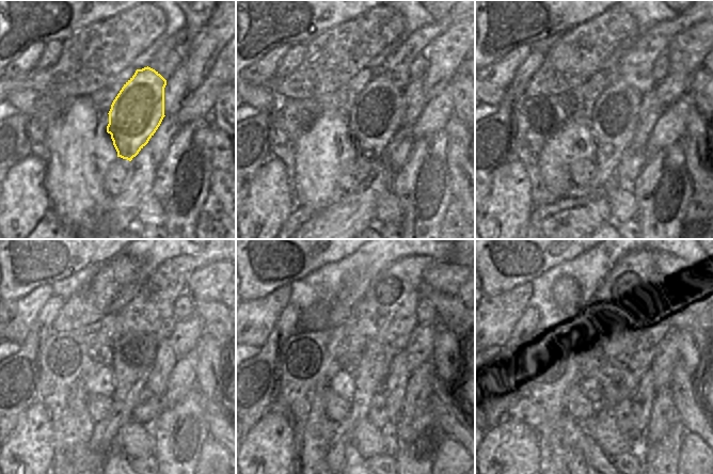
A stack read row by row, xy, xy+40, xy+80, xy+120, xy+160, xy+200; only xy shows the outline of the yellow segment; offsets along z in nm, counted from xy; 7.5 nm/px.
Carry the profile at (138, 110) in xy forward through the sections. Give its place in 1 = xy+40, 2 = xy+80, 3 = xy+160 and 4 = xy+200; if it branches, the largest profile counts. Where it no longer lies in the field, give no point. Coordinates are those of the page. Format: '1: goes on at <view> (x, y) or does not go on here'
1: goes on at xy+40 (376, 115)
2: goes on at xy+80 (615, 115)
3: goes on at xy+160 (373, 368)
4: goes on at xy+200 (574, 456)

